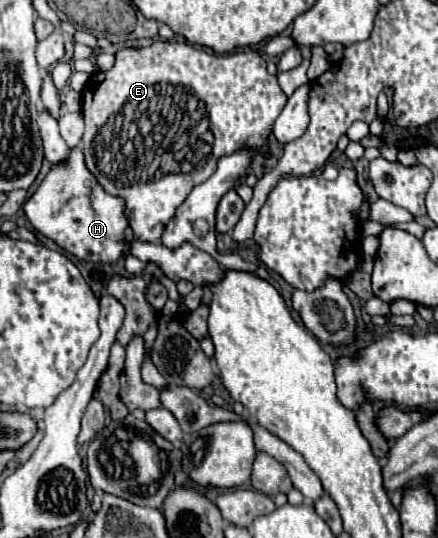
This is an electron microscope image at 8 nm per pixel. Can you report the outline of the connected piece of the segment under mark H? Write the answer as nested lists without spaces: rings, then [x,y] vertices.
[[[79,147],[71,149],[67,165],[51,167],[51,171],[47,173],[47,177],[39,185],[39,189],[23,205],[23,209],[25,209],[27,219],[31,221],[31,225],[39,233],[43,233],[45,237],[53,239],[59,247],[63,247],[65,251],[69,251],[71,255],[75,255],[77,259],[83,259],[83,261],[91,261],[91,263],[115,263],[119,257],[125,255],[127,241],[133,239],[131,235],[127,235],[127,227],[129,225],[127,225],[127,219],[125,219],[125,213],[123,213],[123,209],[125,209],[123,199],[103,193],[103,187],[95,181],[95,177],[91,177],[89,169],[85,167],[83,151]]]

